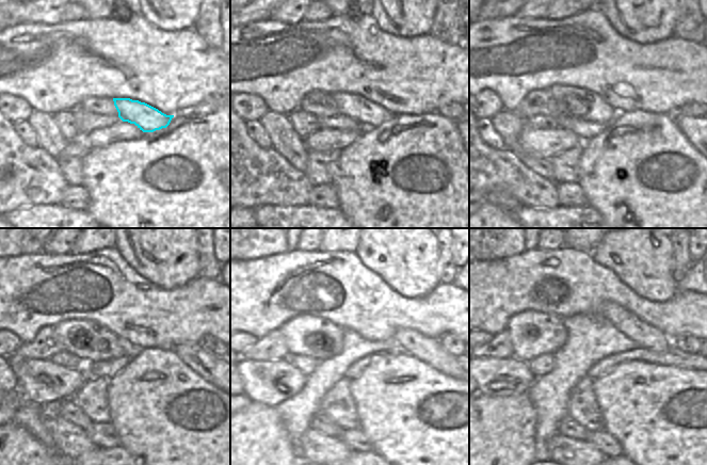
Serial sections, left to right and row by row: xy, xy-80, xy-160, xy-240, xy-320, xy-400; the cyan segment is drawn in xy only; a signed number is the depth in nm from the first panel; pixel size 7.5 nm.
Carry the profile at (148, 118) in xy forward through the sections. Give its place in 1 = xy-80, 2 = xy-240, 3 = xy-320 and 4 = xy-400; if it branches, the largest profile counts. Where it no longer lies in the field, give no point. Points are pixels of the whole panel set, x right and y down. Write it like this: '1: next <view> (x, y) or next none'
1: next xy-80 (368, 114)
2: next xy-240 (84, 338)
3: next xy-320 (318, 338)
4: next xy-400 (532, 334)

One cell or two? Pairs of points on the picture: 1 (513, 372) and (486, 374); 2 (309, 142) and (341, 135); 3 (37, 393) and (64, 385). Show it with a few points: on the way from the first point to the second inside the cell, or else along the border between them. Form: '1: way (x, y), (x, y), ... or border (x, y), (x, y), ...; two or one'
1: way (507, 372), (493, 374); one
2: way (317, 141), (334, 140); one
3: way (44, 387), (58, 385); one

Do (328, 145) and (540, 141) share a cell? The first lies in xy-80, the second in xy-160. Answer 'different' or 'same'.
same

